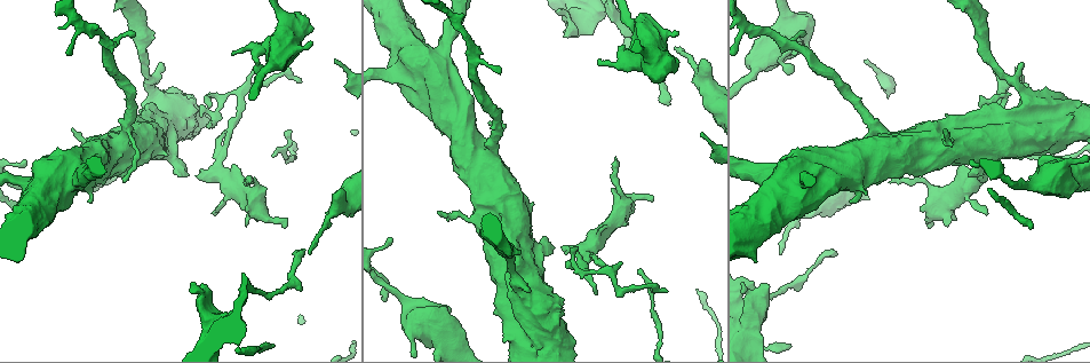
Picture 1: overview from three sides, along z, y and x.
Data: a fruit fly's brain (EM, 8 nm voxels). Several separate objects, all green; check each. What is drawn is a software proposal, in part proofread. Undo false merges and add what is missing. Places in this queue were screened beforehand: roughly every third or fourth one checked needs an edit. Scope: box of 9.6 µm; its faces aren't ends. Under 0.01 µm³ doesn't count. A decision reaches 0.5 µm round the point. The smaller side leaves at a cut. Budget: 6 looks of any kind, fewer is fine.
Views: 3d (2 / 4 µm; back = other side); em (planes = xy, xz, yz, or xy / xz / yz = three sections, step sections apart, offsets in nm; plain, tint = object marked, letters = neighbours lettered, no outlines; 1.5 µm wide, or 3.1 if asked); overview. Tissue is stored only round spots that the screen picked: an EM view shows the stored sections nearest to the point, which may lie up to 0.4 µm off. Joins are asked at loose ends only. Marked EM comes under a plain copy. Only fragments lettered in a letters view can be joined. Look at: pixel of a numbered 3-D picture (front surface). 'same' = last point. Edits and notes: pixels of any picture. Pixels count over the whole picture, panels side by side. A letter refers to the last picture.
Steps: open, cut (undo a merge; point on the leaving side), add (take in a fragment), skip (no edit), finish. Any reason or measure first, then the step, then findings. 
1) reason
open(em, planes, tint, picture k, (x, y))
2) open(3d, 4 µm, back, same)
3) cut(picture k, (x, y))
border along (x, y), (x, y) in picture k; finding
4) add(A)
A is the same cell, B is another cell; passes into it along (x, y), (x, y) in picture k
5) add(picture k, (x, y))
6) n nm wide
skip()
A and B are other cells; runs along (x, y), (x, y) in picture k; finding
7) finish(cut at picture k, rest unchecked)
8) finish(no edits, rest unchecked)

open(3d, 4 µm, back, picture 1, (701, 132))

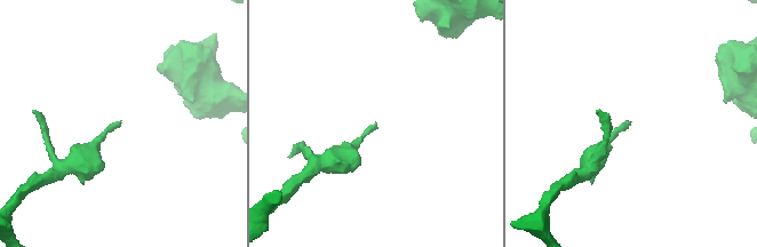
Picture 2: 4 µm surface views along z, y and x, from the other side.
open(em, xz, step 4, tint, picture 2, (375, 122))

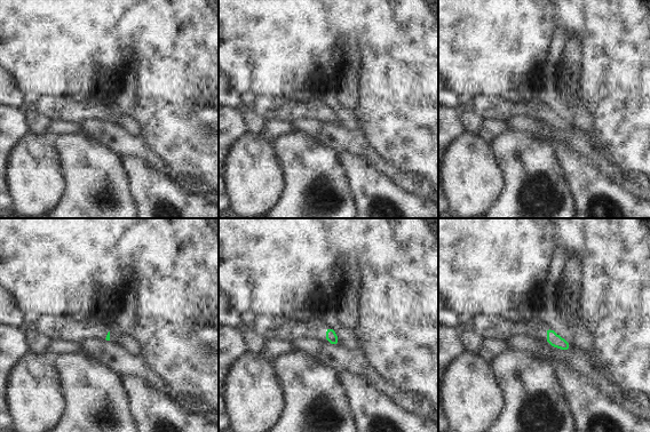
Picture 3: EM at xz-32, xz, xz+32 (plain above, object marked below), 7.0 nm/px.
cut it another way
open(em, planes, letters, same)

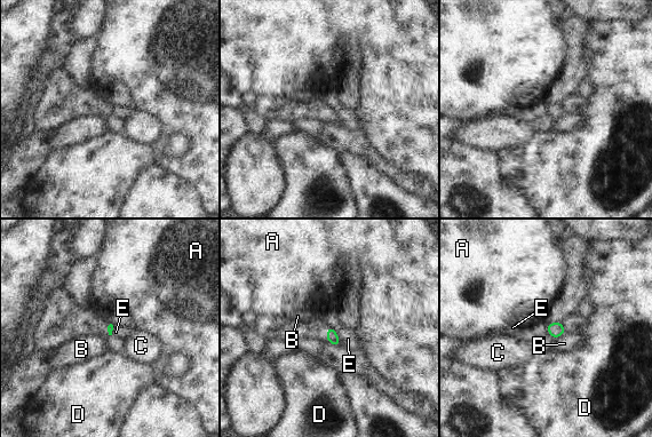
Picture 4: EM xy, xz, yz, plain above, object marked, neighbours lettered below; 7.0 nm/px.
skip()
A, B, C, D and E are other cells; border along (328, 325), (338, 335), (341, 344) in picture 4; none of them fits

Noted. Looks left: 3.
an open end
open(em, planes, letters, picture 1, (954, 217))

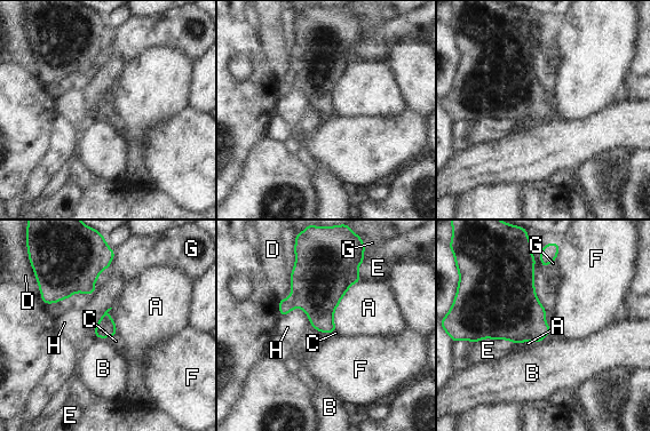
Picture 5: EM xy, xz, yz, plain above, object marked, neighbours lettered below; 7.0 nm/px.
add(C)
C is the same cell, A, B, D, E, F, G and H are other cells; passes into it along (105, 327), (111, 337), (116, 341) in picture 5; it goes on there

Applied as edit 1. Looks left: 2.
finish(add at picture 5, rest unchecked)

